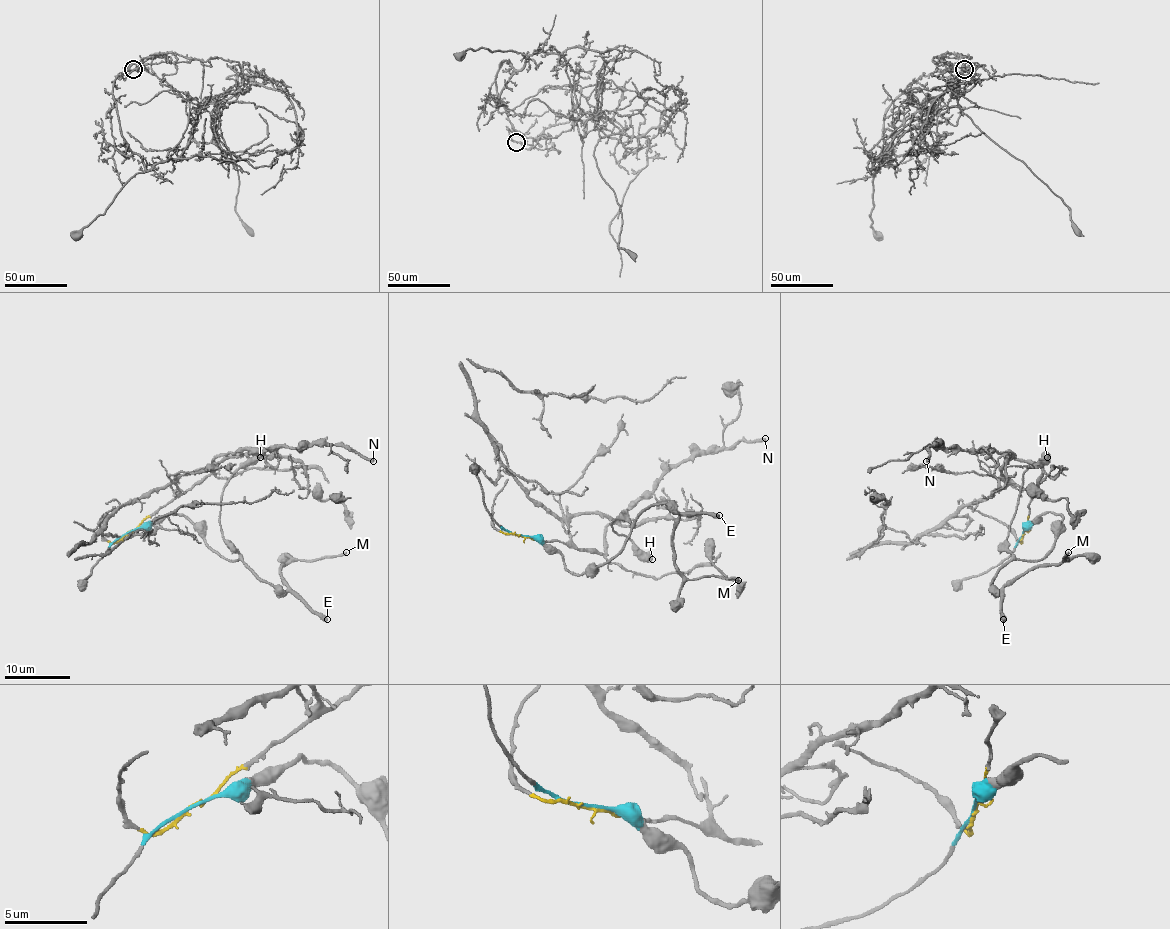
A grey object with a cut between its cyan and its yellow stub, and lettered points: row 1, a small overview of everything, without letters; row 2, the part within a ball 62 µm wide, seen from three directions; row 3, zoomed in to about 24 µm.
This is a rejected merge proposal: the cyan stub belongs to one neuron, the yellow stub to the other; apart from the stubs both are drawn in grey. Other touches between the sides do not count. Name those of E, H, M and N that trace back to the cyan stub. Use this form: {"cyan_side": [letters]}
{"cyan_side": ["E", "H", "M"]}

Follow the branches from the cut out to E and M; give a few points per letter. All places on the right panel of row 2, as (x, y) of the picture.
E: (1023, 532), (1042, 514), (1062, 517), (1054, 546), (1041, 559), (1010, 559), (993, 577), (1003, 620)
M: (1023, 532), (1042, 514), (1062, 517), (1054, 546), (1041, 559), (1010, 559), (993, 577), (998, 590), (1068, 551)

